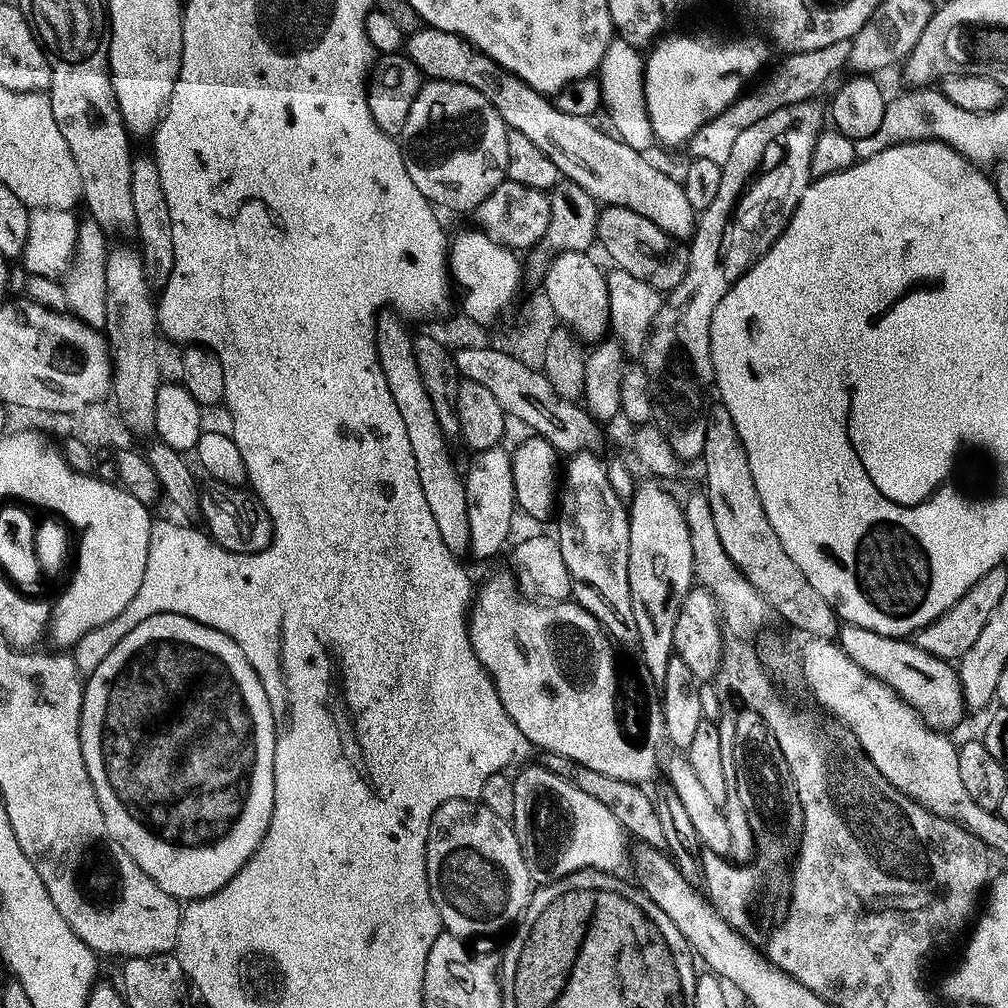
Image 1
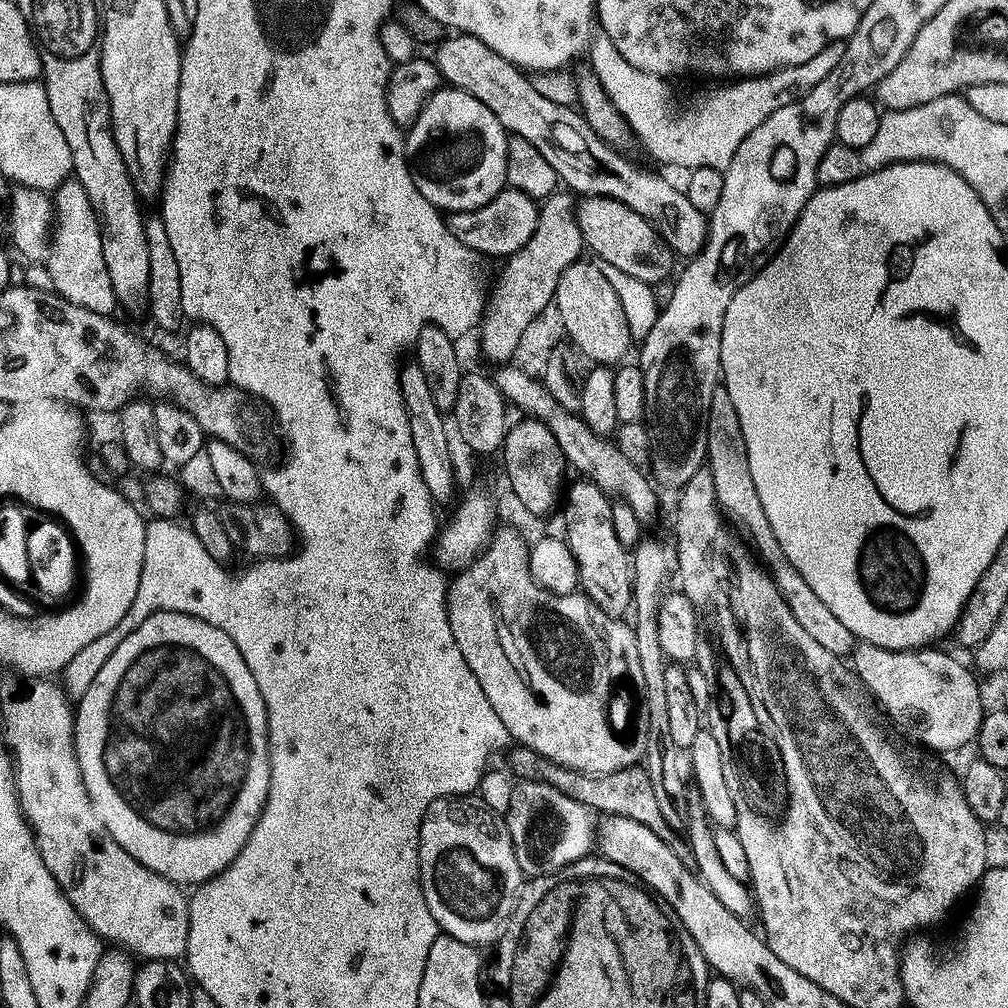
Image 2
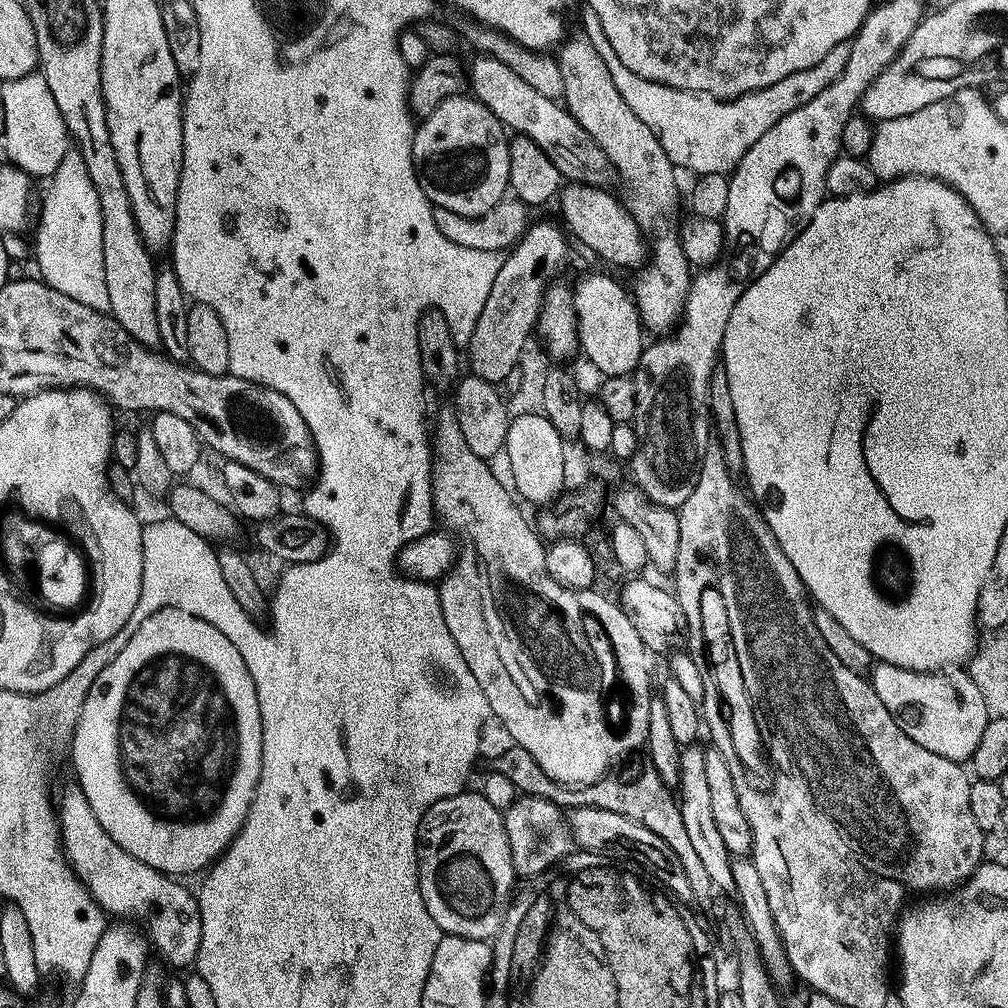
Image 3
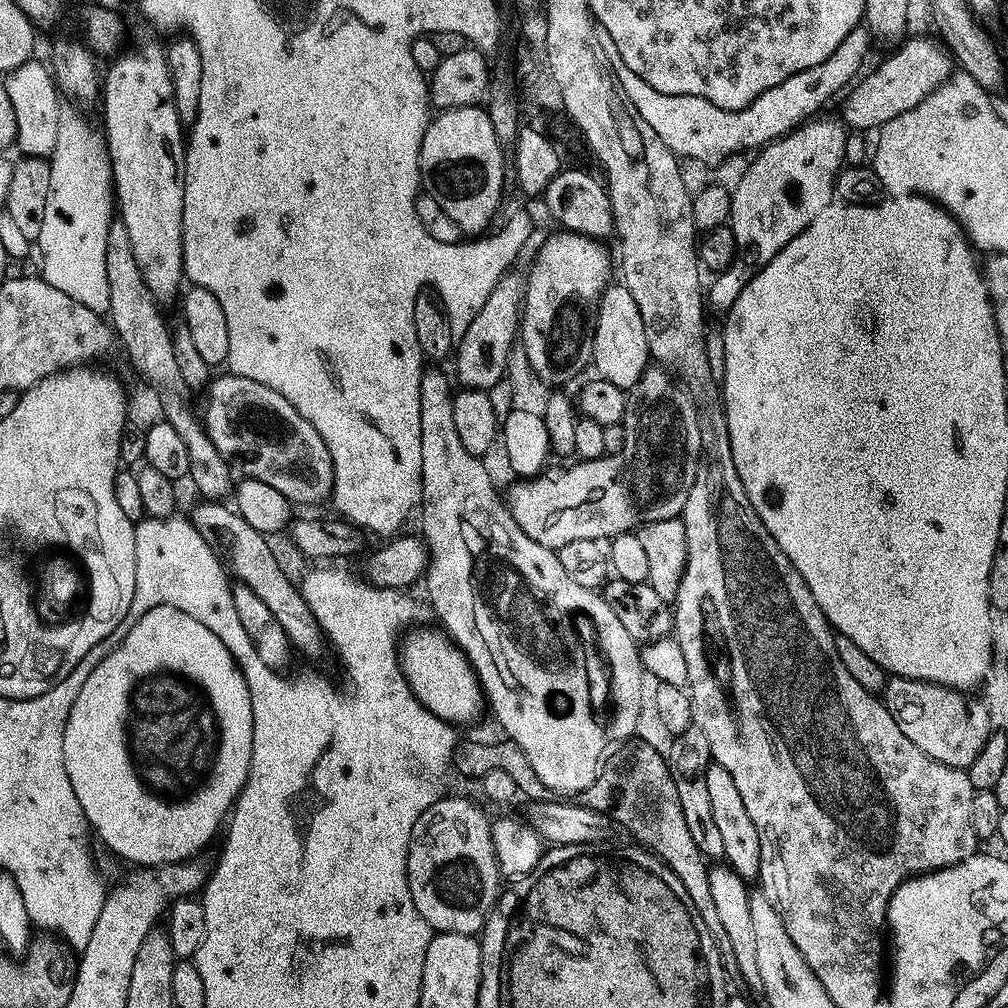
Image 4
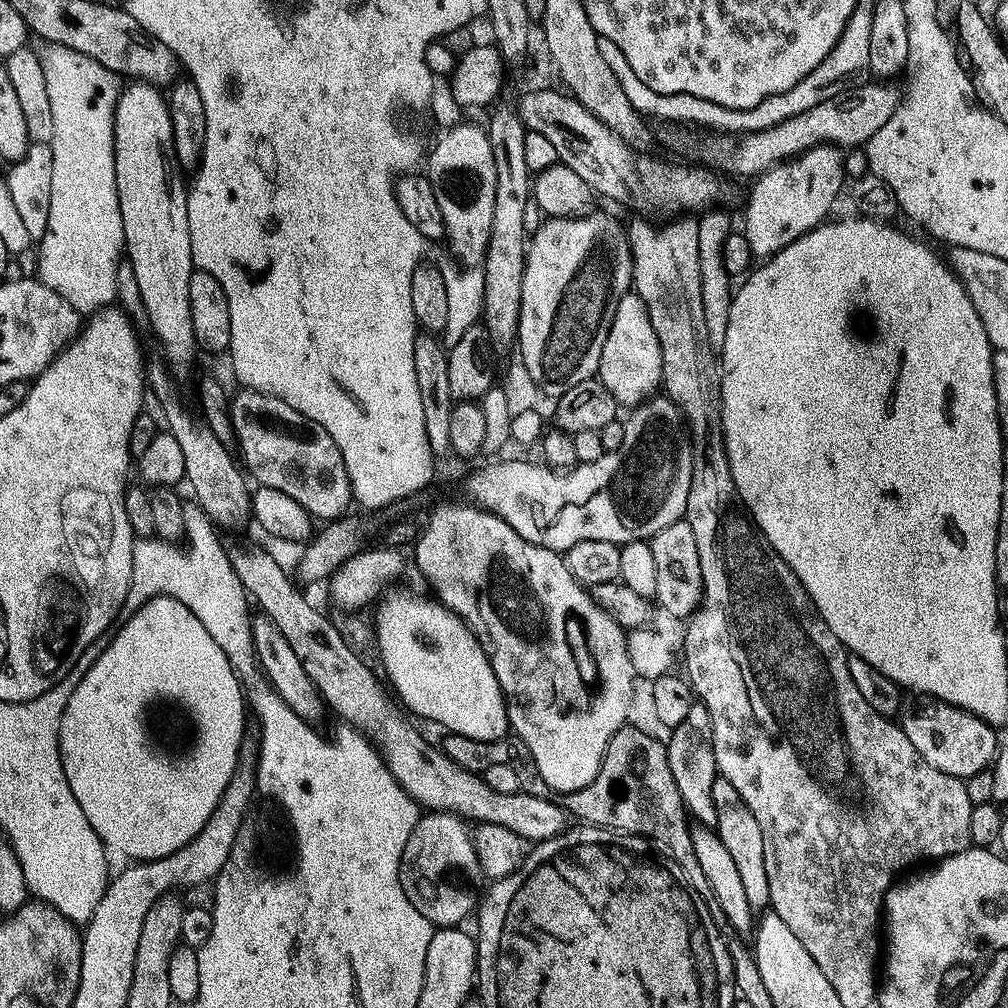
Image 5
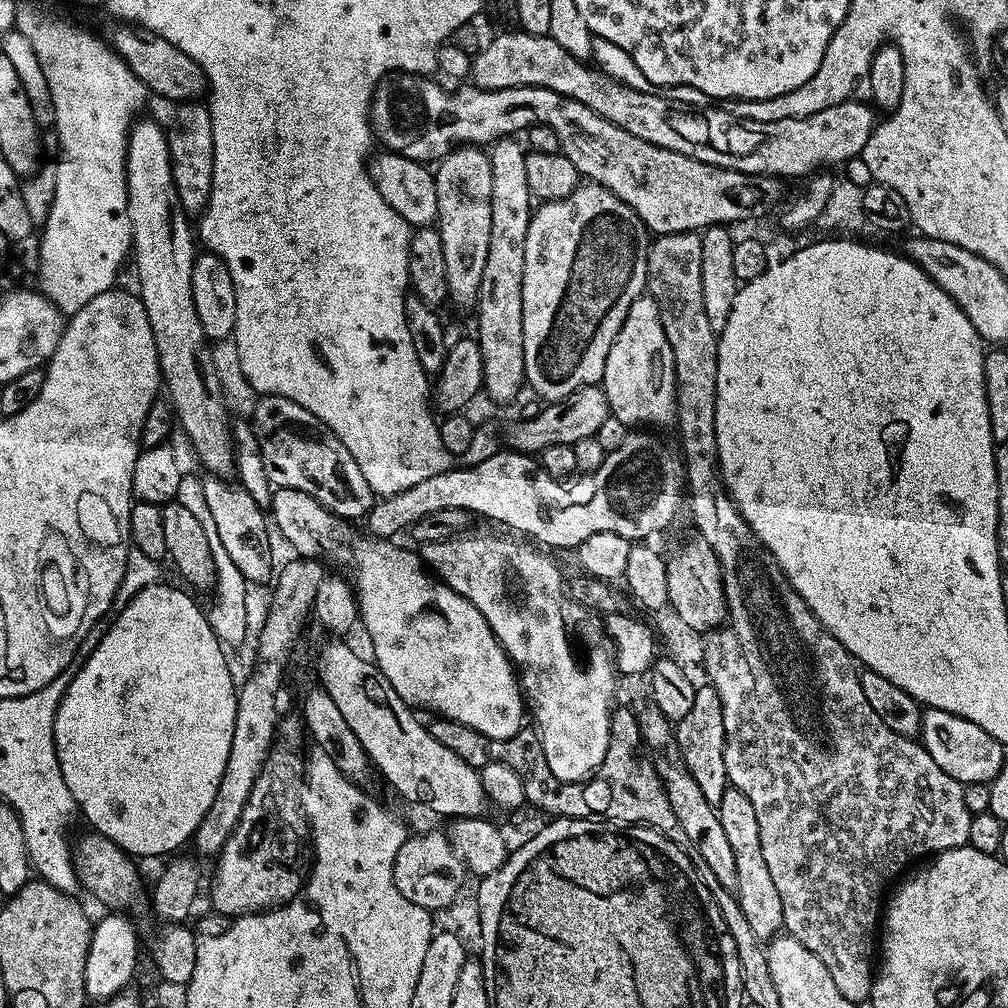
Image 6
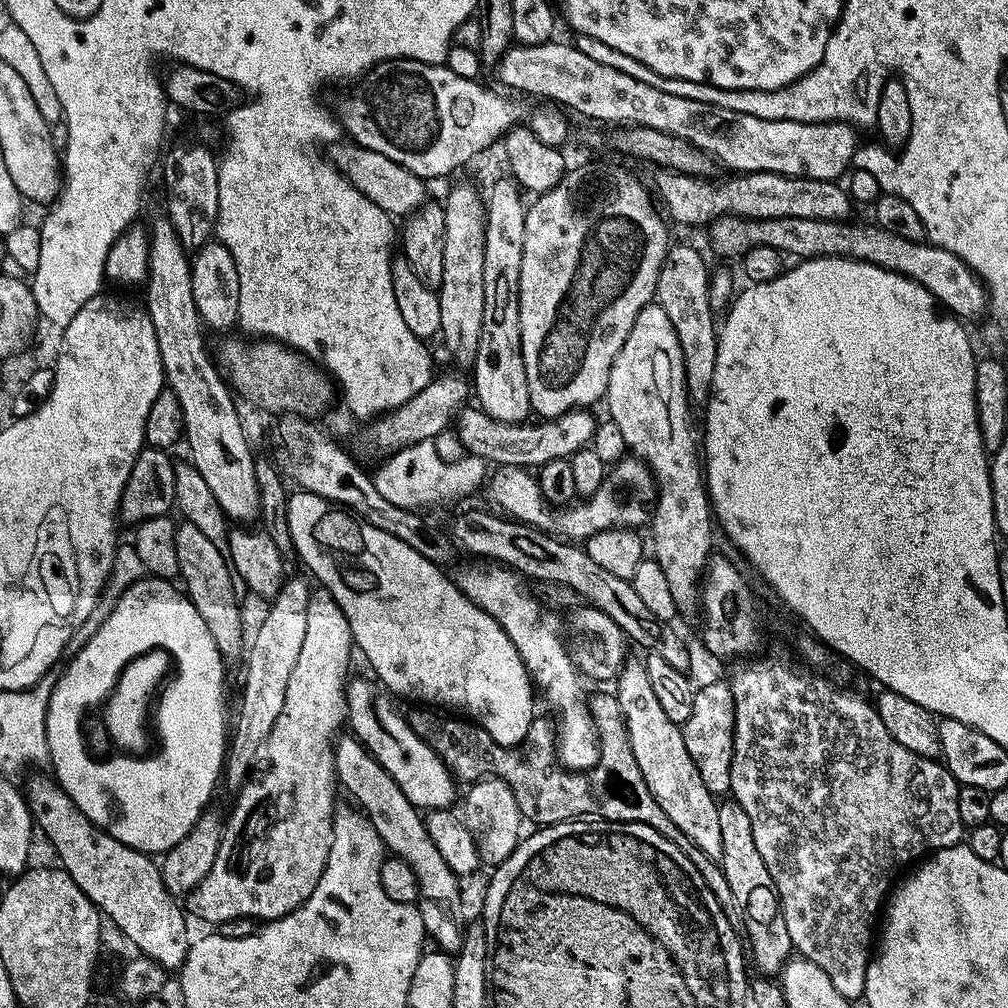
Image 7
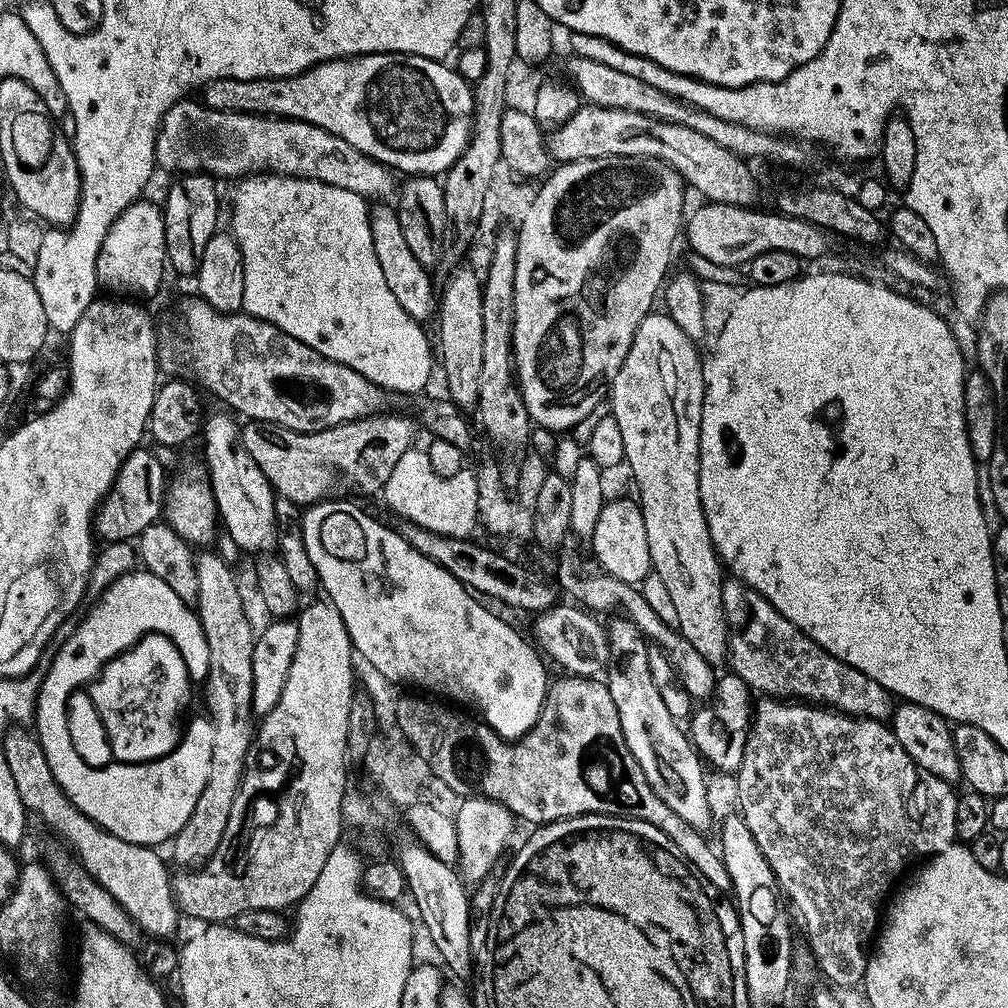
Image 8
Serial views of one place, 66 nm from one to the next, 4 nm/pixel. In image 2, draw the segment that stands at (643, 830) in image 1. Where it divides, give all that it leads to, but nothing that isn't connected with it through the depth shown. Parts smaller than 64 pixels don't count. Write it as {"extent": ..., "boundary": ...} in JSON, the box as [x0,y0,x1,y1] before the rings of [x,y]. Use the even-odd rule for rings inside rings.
{"extent":[509,745,674,843],"boundary":[[[524,745],[513,747],[509,754],[509,769],[512,772],[520,772],[520,780],[543,780],[554,786],[558,791],[574,798],[580,804],[588,806],[597,813],[600,811],[600,814],[603,815],[633,818],[636,822],[641,822],[642,825],[649,827],[663,841],[668,843],[673,841],[674,831],[664,820],[664,815],[660,811],[652,784],[645,769],[633,766],[624,768],[622,771],[612,773],[606,777],[595,777],[589,776],[585,772],[562,767],[560,764],[546,759],[544,755],[530,750]]]}

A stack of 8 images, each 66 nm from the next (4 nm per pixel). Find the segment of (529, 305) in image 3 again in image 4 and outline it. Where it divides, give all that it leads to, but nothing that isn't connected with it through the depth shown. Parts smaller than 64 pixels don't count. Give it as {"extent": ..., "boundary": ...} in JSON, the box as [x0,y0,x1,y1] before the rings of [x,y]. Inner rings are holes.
{"extent":[454,270,525,390],"boundary":[[[516,270],[505,272],[498,286],[490,290],[490,298],[486,298],[479,305],[481,308],[473,314],[472,321],[464,328],[464,333],[461,336],[459,333],[458,343],[454,348],[455,379],[460,379],[460,384],[465,389],[488,390],[506,376],[508,359],[520,331],[525,287],[525,277],[520,277]]]}

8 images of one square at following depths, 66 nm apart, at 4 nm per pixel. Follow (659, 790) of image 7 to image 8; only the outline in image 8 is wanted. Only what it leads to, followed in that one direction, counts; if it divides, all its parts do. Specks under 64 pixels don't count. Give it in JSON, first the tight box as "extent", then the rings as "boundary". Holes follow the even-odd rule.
{"extent":[606,618,712,830],"boundary":[[[612,618],[606,627],[609,640],[609,663],[606,669],[606,683],[614,698],[615,709],[621,719],[622,734],[630,754],[634,754],[638,765],[646,774],[646,782],[686,822],[697,830],[708,830],[712,824],[712,804],[708,801],[708,784],[704,781],[705,761],[696,751],[689,733],[682,729],[681,721],[666,710],[658,686],[650,674],[649,641],[634,626],[634,622],[623,618]]]}

